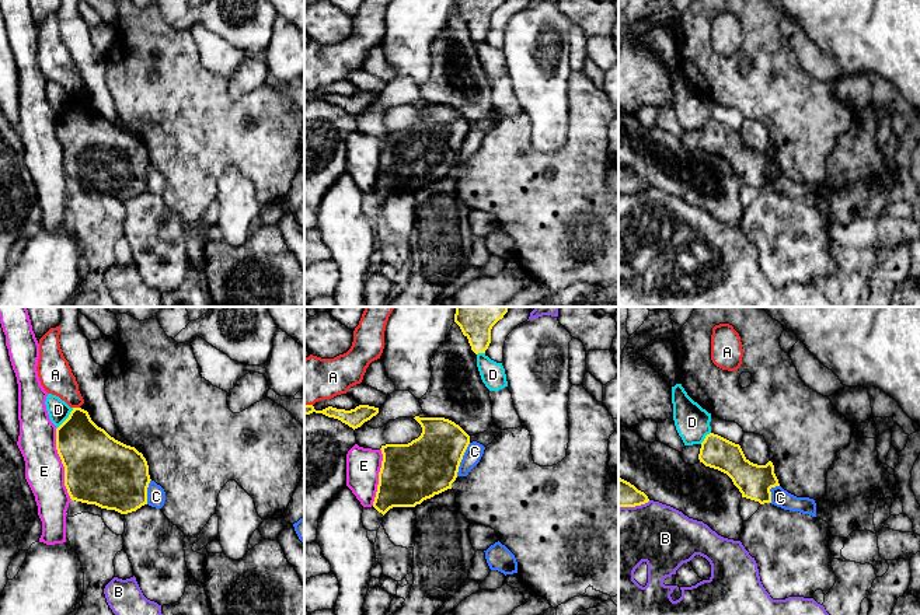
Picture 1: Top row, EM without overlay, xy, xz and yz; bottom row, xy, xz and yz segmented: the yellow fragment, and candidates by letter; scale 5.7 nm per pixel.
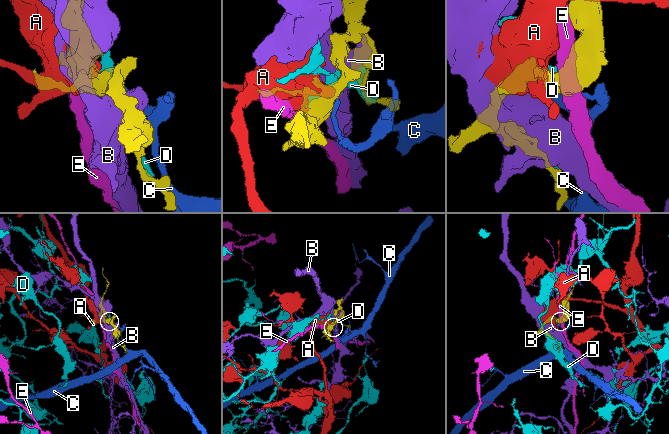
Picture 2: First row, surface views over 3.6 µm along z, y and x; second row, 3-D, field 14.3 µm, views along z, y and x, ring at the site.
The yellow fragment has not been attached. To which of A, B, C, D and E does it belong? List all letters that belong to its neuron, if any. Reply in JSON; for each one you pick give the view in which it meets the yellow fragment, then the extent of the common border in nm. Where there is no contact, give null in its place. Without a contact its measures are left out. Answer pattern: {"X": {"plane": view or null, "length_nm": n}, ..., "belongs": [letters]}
{"belongs": []}

